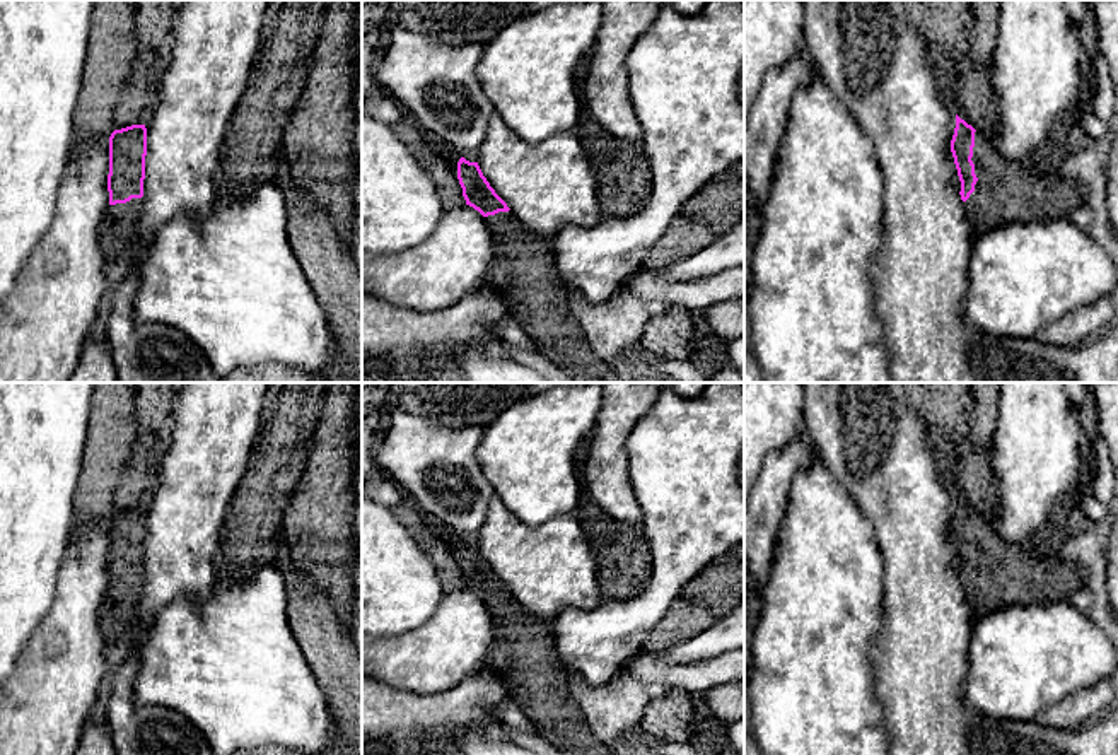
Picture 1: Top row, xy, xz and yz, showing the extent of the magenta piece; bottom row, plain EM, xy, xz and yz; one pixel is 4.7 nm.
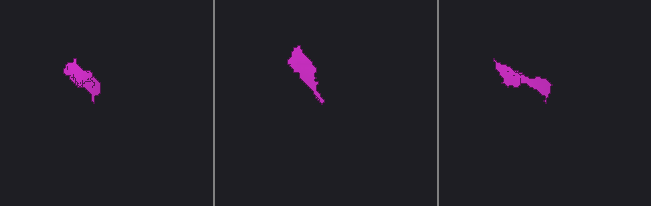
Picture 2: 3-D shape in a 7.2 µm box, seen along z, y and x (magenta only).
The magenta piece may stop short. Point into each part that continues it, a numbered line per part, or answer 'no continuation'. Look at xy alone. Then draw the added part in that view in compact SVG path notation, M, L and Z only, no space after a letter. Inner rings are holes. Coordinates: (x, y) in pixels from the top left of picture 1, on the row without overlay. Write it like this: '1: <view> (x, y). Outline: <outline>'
1: xy (118, 612). Outline: M142 581L126 586L108 588L101 605L99 625L106 642L109 670L114 670L128 658L130 632L137 622L137 610L142 594Z

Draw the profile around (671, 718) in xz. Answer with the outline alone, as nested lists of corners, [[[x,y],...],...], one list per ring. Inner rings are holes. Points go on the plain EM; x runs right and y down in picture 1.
[[[669,688],[661,699],[650,699],[640,724],[643,731],[667,741],[695,741],[695,695]]]

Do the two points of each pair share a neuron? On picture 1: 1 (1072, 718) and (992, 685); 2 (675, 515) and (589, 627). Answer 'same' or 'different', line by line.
1: different
2: same

